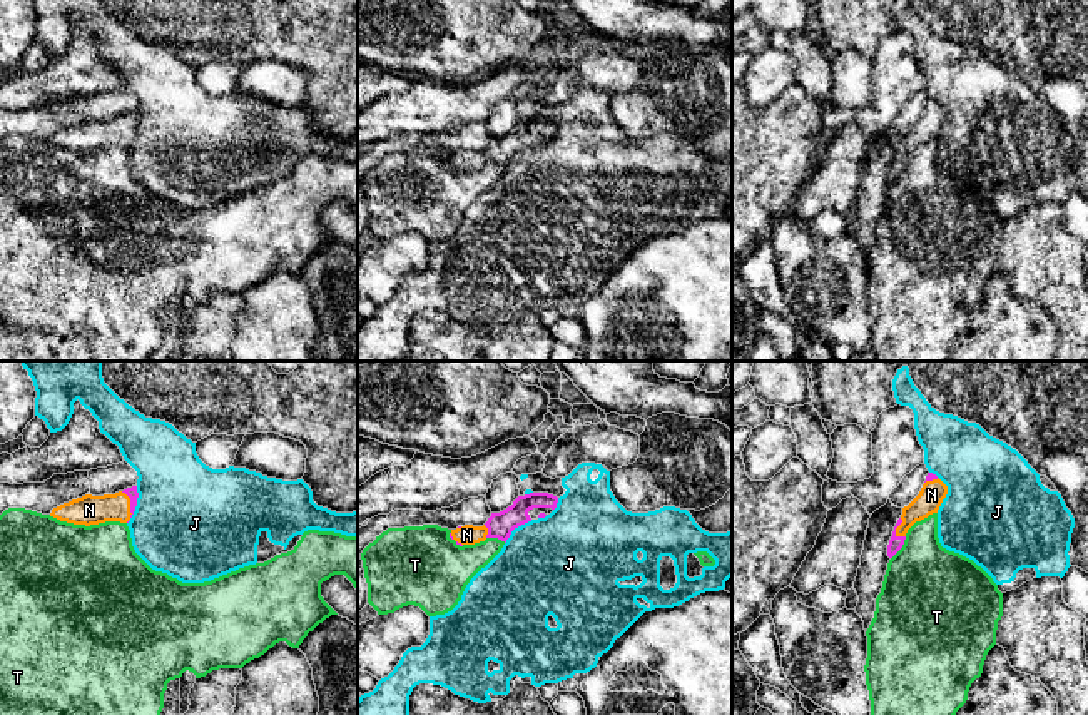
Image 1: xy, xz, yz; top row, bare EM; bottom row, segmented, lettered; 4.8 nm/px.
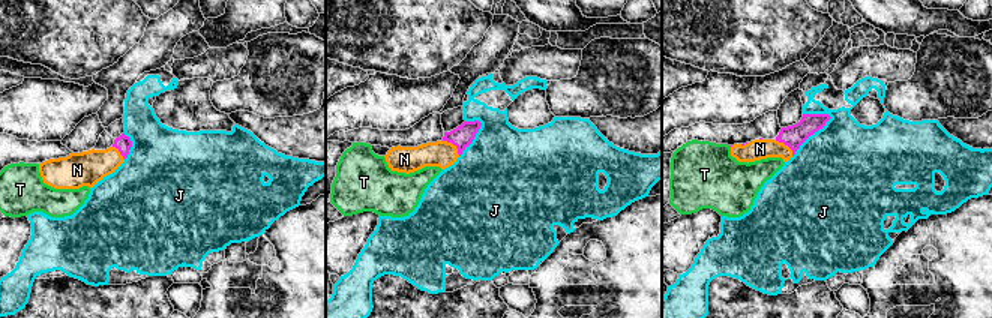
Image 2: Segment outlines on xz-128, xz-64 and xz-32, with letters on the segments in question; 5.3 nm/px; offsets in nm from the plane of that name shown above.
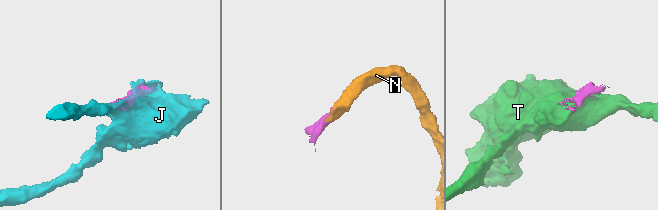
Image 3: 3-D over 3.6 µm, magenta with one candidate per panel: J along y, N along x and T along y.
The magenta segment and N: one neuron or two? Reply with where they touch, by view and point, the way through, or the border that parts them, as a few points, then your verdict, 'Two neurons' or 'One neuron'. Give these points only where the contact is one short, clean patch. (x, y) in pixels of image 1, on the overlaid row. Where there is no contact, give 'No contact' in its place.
Touches magenta at xy (131, 507). Path across: xy (132, 493), (131, 507), (89, 510). One neuron

